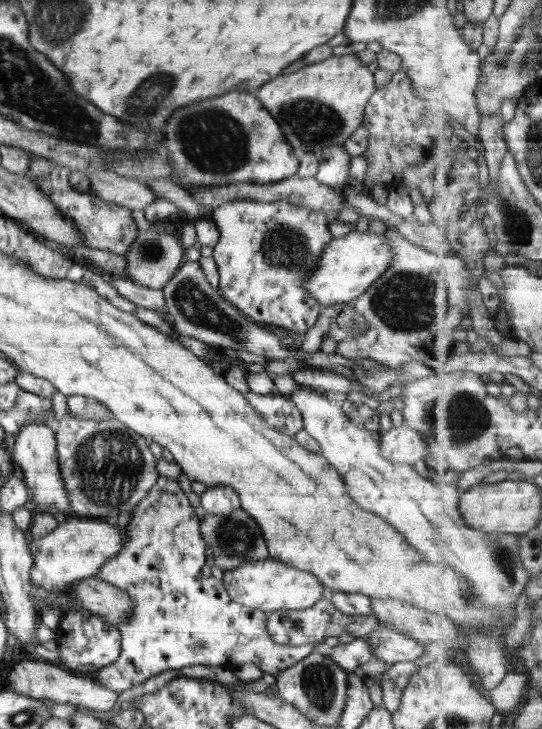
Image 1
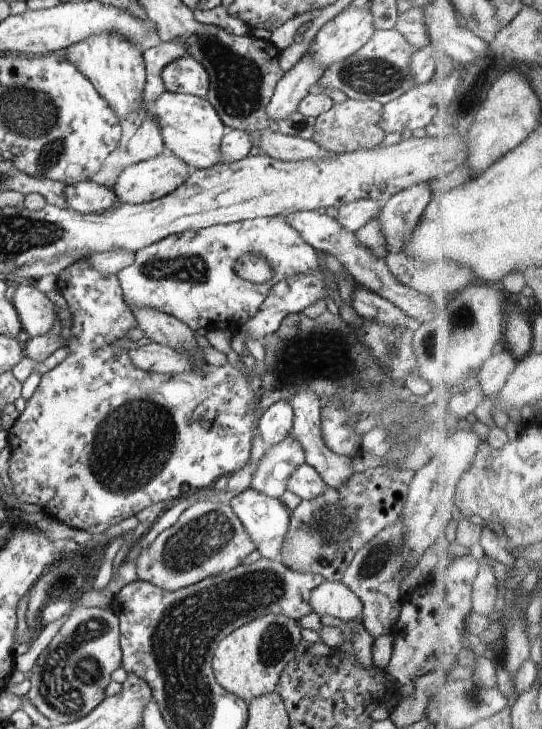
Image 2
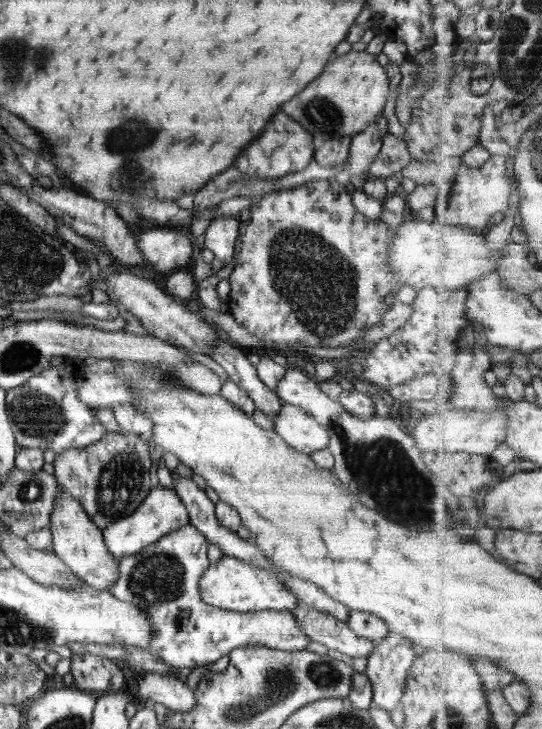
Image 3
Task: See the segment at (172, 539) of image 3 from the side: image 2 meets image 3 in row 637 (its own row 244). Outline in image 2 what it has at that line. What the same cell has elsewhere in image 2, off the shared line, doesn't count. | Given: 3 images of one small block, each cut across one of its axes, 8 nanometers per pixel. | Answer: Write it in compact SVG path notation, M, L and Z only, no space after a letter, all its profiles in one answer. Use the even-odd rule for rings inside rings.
M278 215L244 219L230 224L216 224L198 231L190 230L182 234L170 235L139 250L134 264L117 272L117 278L123 292L123 299L130 308L152 308L178 318L194 331L200 328L211 331L233 330L244 324L246 320L250 320L278 282L294 278L298 274L320 273L315 250L300 236L296 228L288 224L284 215ZM242 254L256 254L266 258L274 270L273 278L265 283L242 280L234 270L234 264L240 260Z

